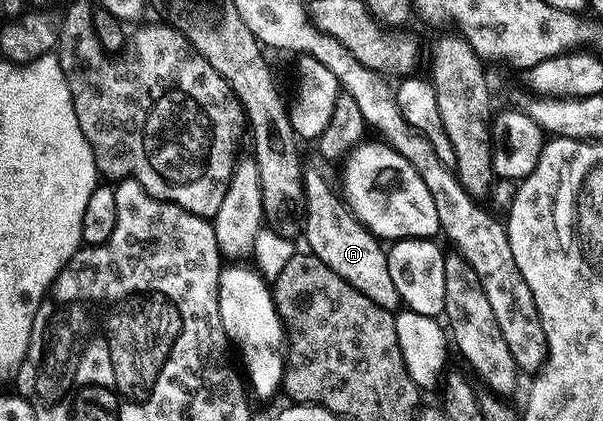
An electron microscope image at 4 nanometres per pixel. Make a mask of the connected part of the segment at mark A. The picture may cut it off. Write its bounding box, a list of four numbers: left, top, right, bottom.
[303,166,402,309]

